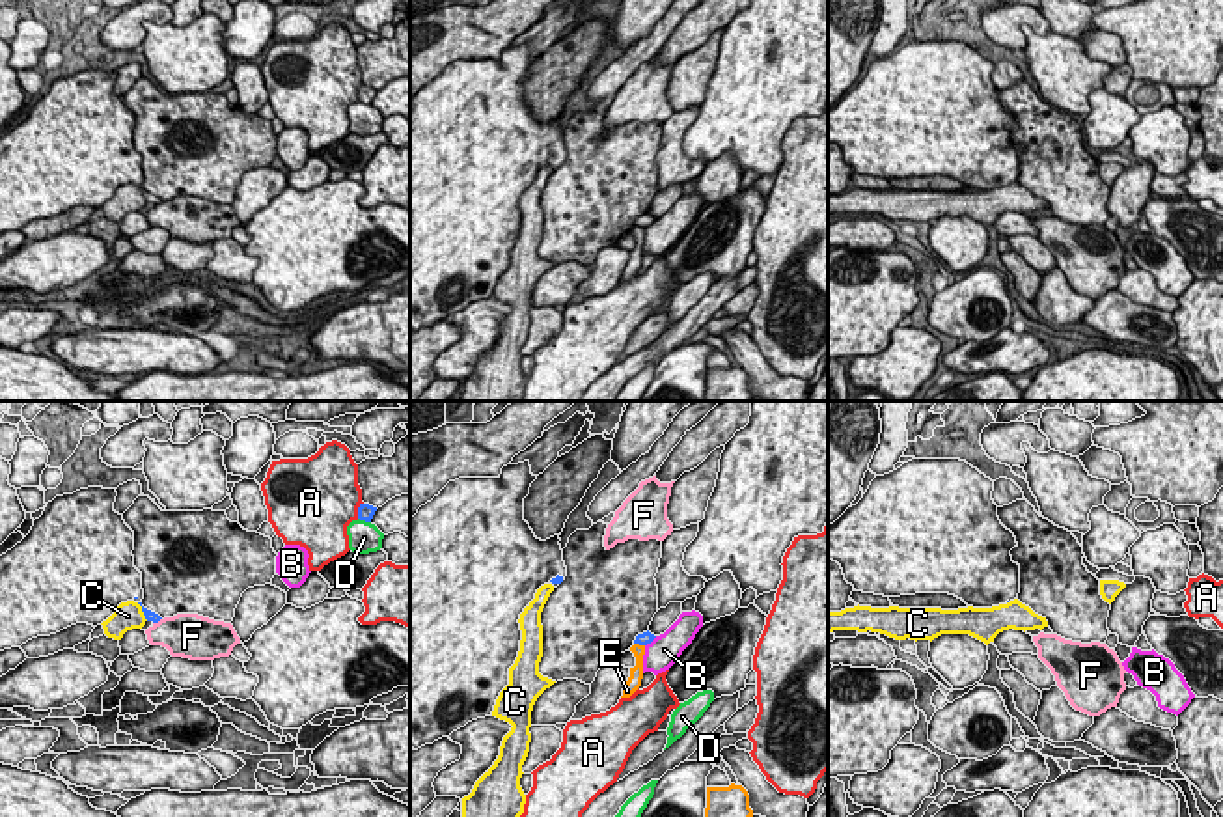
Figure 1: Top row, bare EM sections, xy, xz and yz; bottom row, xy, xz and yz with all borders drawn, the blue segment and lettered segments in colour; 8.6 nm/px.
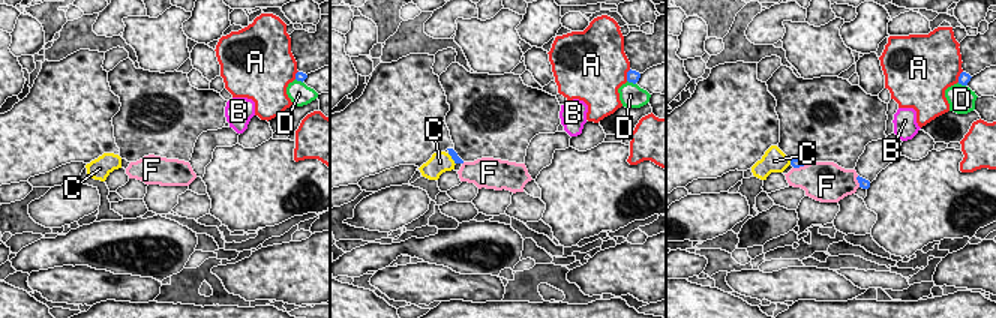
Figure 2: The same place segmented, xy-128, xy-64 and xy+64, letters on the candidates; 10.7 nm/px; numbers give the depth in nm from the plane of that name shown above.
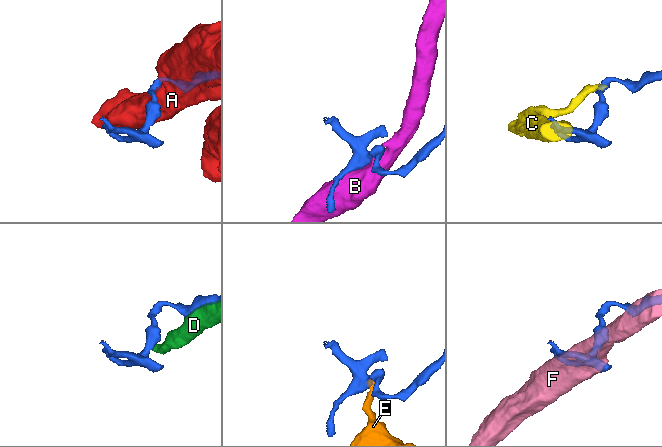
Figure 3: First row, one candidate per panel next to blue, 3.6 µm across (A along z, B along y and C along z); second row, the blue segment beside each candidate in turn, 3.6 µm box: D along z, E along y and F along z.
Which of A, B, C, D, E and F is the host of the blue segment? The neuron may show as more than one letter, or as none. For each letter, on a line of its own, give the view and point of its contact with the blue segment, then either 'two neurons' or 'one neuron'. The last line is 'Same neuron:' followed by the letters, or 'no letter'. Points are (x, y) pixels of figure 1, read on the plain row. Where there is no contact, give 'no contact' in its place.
A: contact xy (358, 92); two neurons
B: contact xz (651, 222); two neurons
C: contact xy (142, 193); two neurons
D: contact xy (364, 101); two neurons
E: contact xz (640, 226); two neurons
F: contact xy (157, 204); two neurons
Same neuron: no letter

